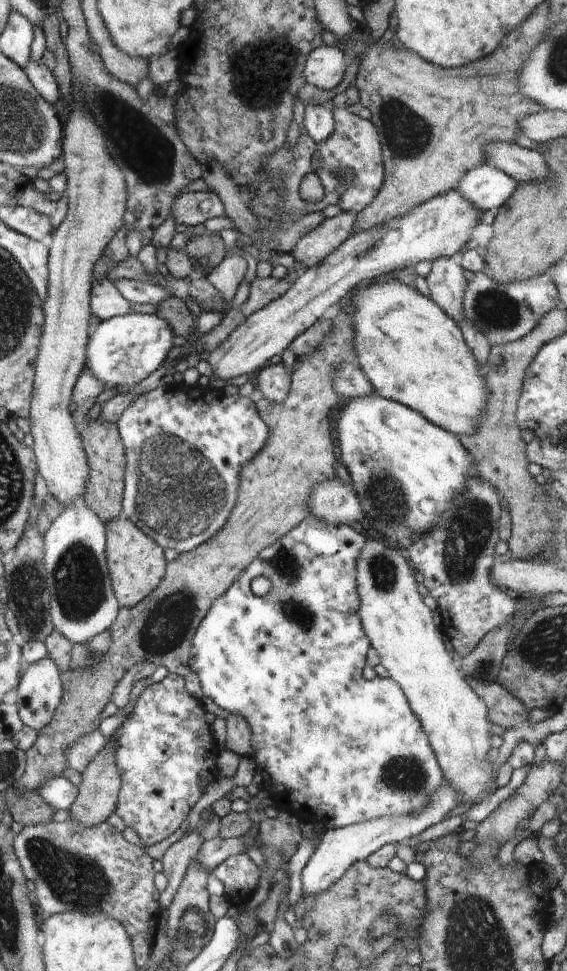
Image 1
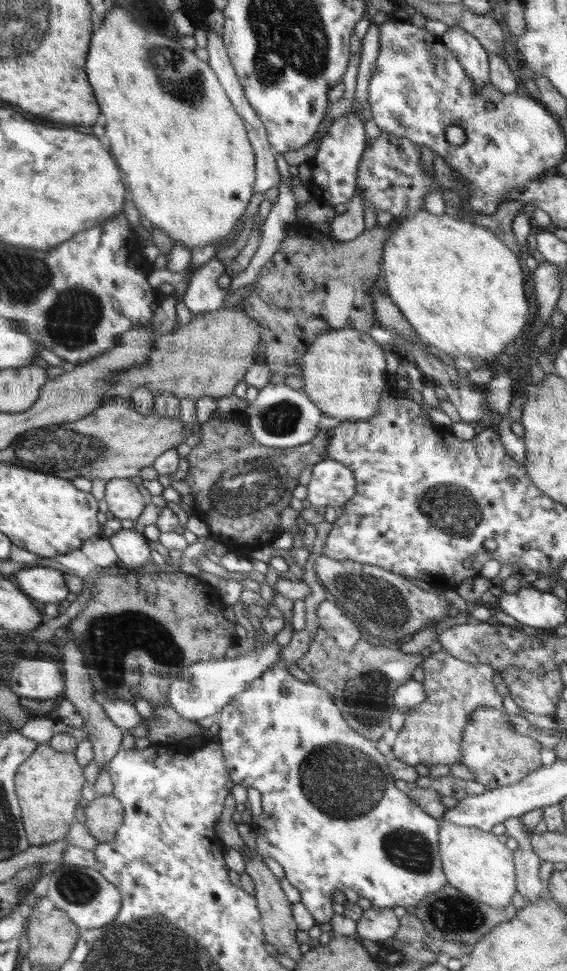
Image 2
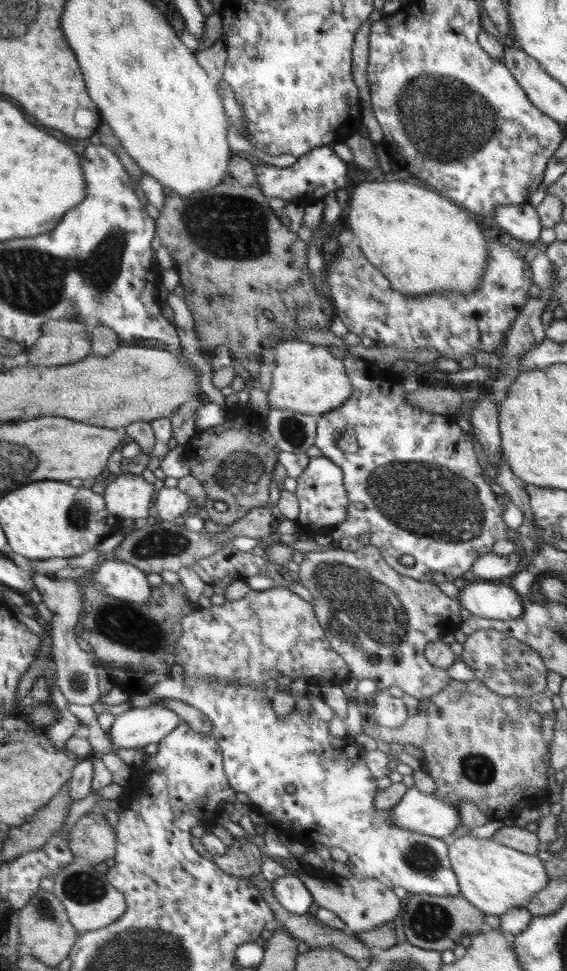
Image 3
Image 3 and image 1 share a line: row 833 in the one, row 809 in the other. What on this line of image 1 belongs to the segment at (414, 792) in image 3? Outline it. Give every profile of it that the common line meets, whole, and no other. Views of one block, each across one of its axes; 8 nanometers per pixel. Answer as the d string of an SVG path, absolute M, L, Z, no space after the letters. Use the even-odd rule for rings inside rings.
M444 781L444 784L430 795L428 806L418 812L418 814L410 814L410 816L392 816L392 818L372 818L366 822L351 824L342 828L327 829L320 841L316 844L316 848L311 855L308 863L302 869L301 880L303 885L302 896L318 896L322 892L326 892L332 884L338 882L341 876L346 874L346 870L355 862L364 861L376 852L378 848L382 848L384 844L392 844L392 842L402 842L417 836L429 826L434 826L438 822L446 819L448 812L458 805L460 798L456 794L456 790Z

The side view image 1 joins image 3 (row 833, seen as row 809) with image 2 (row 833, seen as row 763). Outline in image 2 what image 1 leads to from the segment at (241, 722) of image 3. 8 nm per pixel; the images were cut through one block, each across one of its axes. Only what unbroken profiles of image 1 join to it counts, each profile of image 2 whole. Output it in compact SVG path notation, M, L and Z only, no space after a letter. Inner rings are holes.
M276 662L263 676L250 682L245 690L237 694L232 701L217 715L220 726L218 738L224 764L233 783L242 783L246 788L256 788L261 794L262 814L256 824L264 831L263 835L256 837L256 850L263 856L276 860L284 871L286 880L300 892L300 902L308 909L318 924L330 922L335 912L332 909L333 894L336 890L348 893L353 898L365 898L378 908L403 906L412 909L426 896L439 892L448 882L442 870L442 862L438 847L438 829L440 820L426 813L422 807L412 801L406 791L400 791L395 785L395 778L388 770L388 758L382 755L375 744L358 734L342 716L334 704L331 694L319 688L311 681L302 682L289 674L286 666Z

